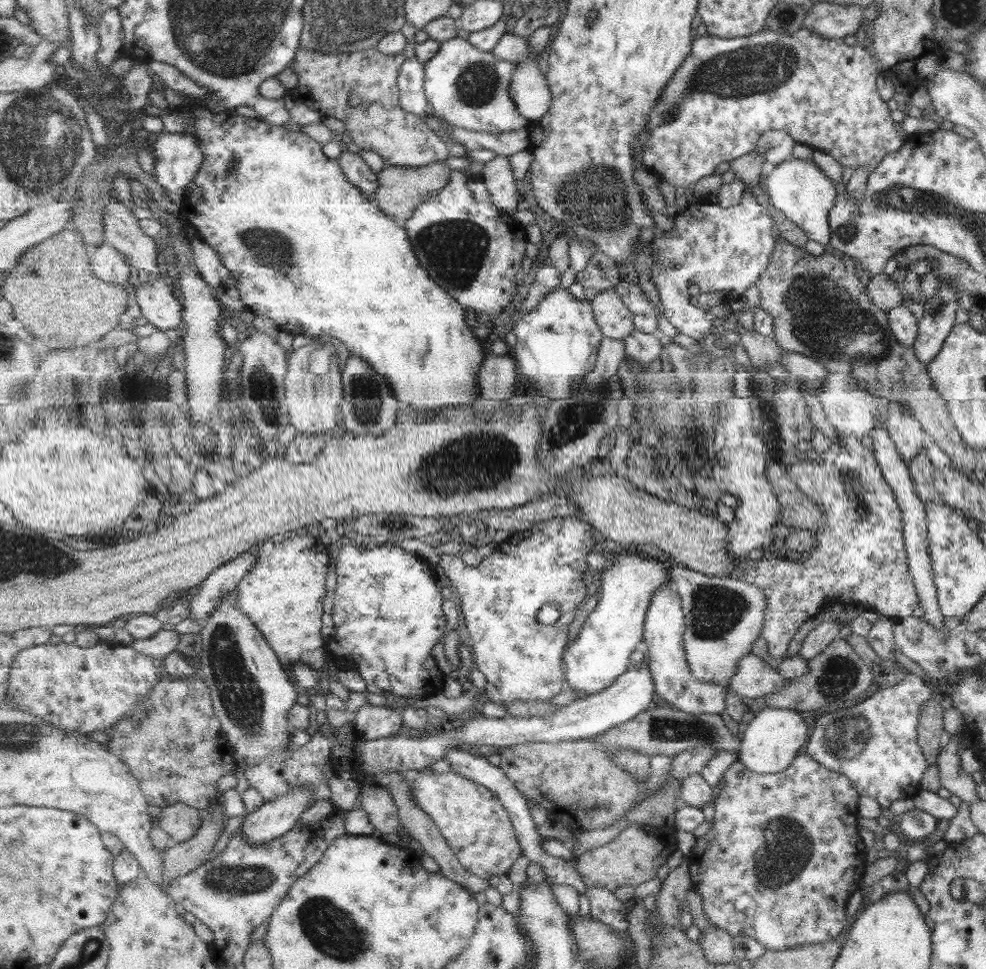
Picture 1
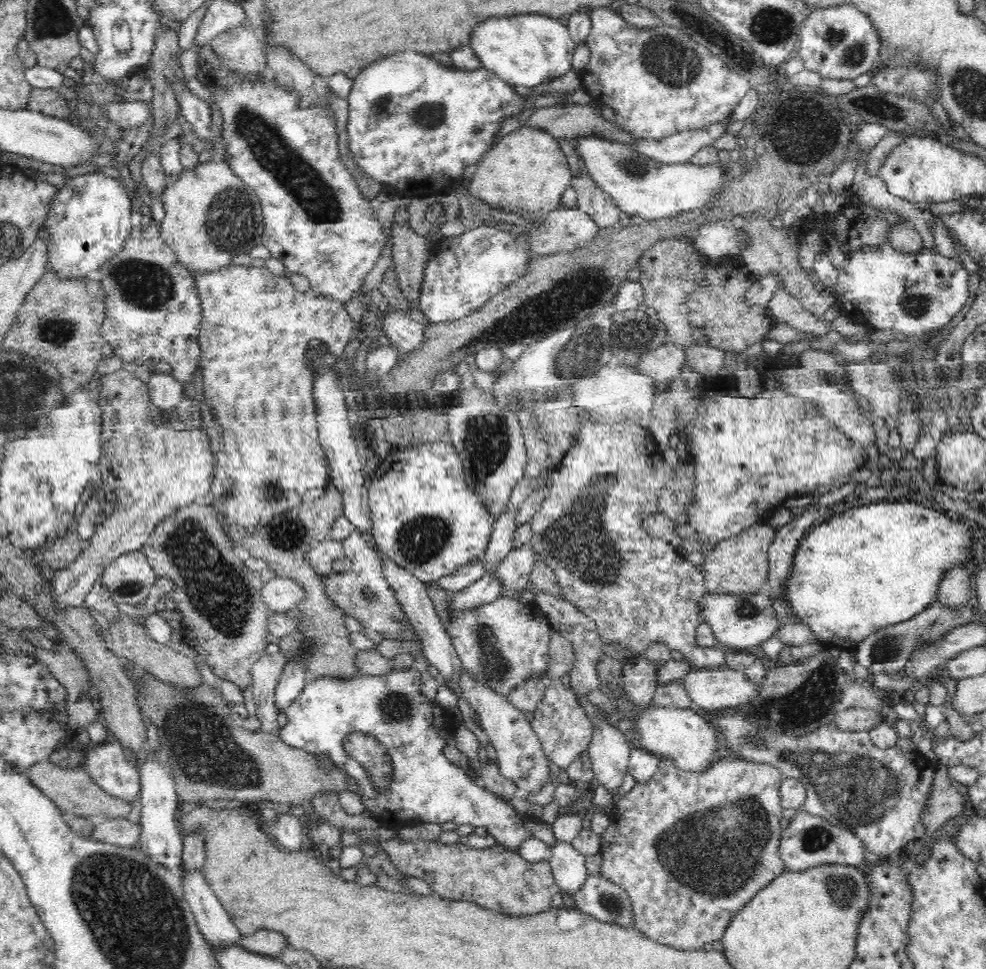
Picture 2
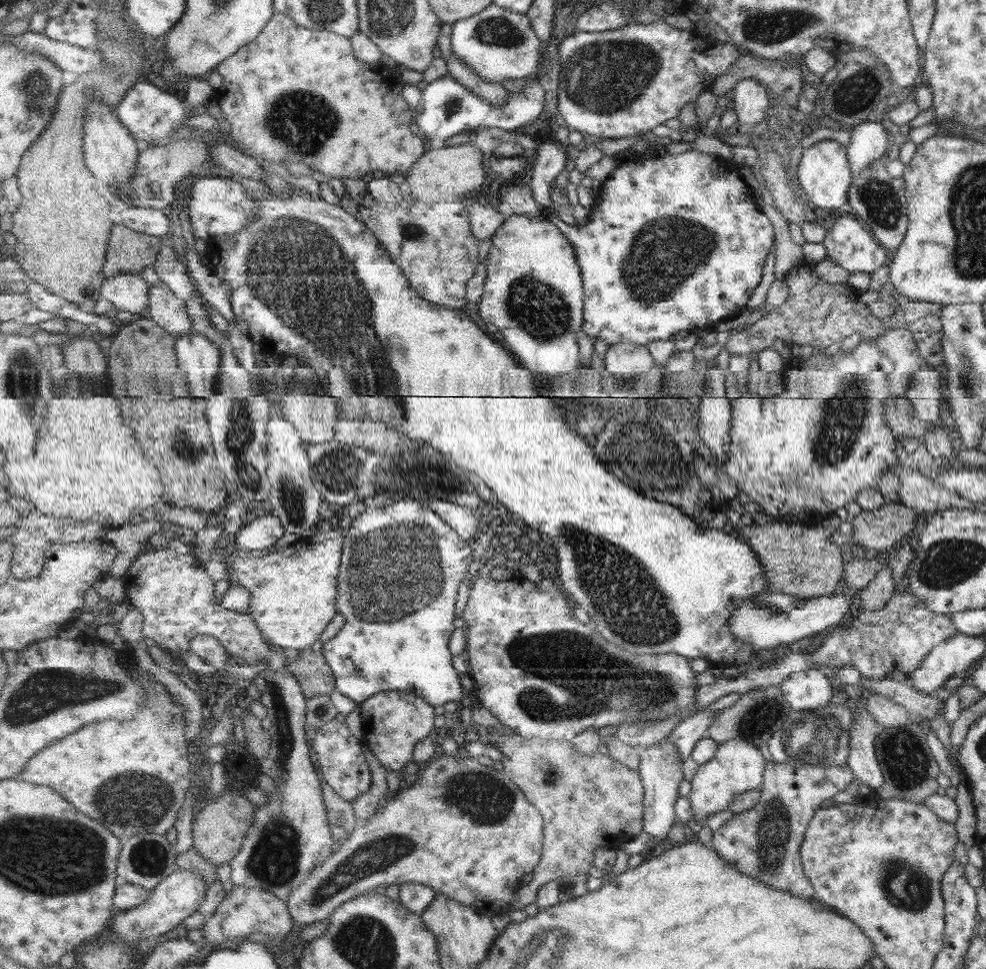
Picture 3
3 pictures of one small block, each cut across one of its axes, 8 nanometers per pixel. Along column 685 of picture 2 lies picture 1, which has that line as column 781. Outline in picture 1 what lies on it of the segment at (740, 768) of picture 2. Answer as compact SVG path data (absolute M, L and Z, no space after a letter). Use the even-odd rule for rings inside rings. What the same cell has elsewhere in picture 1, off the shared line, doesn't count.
M797 754L787 768L771 774L759 774L750 771L739 760L731 763L723 773L723 787L715 790L712 807L715 809L709 831L697 838L691 850L690 875L694 890L703 900L703 916L711 927L720 928L731 936L745 935L755 939L766 950L785 950L799 945L815 944L835 936L846 926L845 905L847 898L859 890L864 870L867 867L865 855L868 849L857 832L857 798L858 792L841 773L829 770L805 754Z

